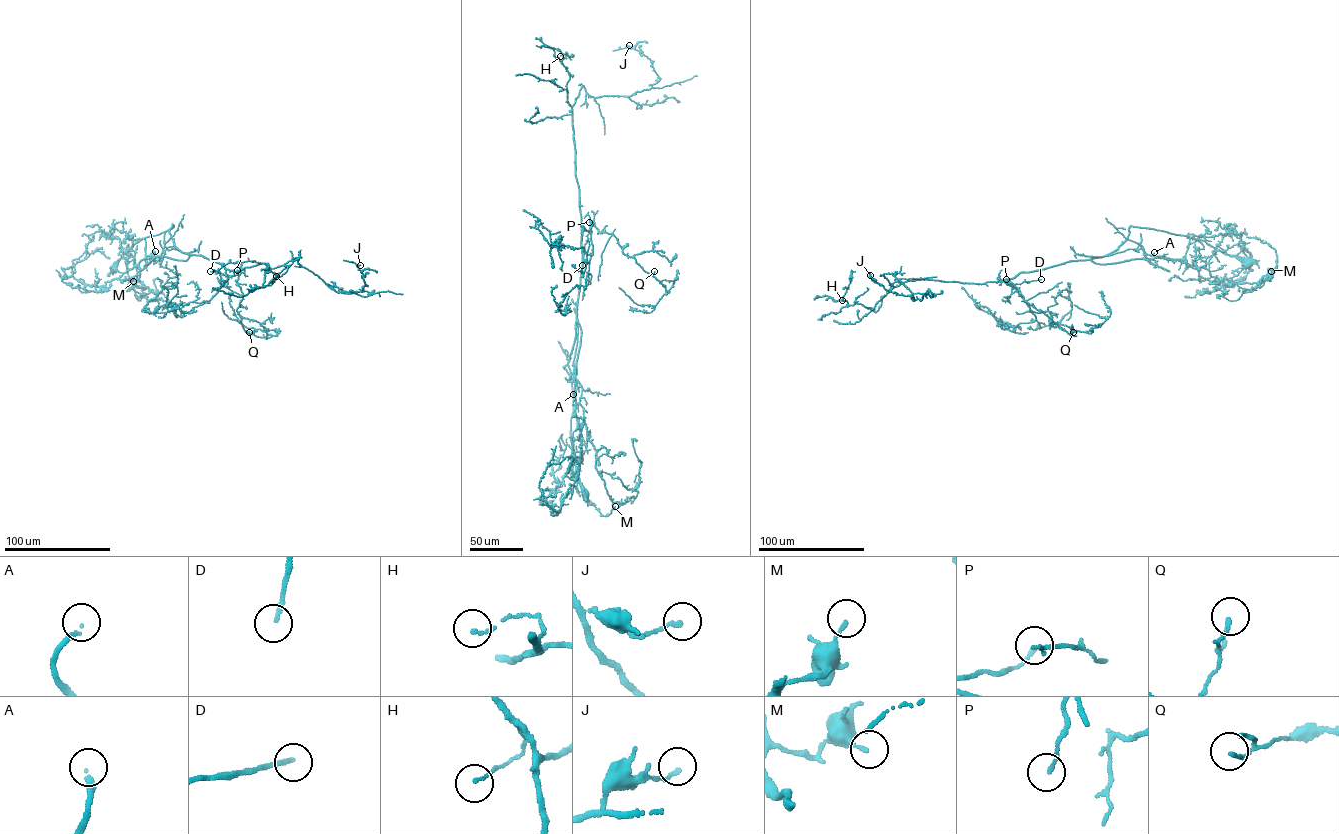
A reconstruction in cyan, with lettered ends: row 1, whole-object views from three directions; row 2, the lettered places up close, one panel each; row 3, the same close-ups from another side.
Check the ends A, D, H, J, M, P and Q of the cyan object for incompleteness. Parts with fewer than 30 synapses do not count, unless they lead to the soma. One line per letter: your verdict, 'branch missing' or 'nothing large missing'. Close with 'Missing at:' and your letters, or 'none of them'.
A: branch missing
D: branch missing
H: nothing large missing
J: nothing large missing
M: nothing large missing
P: nothing large missing
Q: nothing large missing
Missing at: A, D

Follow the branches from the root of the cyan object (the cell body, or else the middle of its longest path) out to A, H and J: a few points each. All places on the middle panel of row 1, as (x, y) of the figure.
A: (584, 493), (576, 471), (570, 434), (571, 381), (563, 368), (570, 358), (577, 320), (581, 335), (573, 394)
H: (584, 493), (570, 434), (571, 381), (563, 368), (575, 335), (582, 234), (567, 100), (569, 77), (560, 56)
J: (584, 493), (563, 368), (582, 266), (572, 109), (584, 85), (594, 97), (630, 96), (659, 80), (629, 45)

